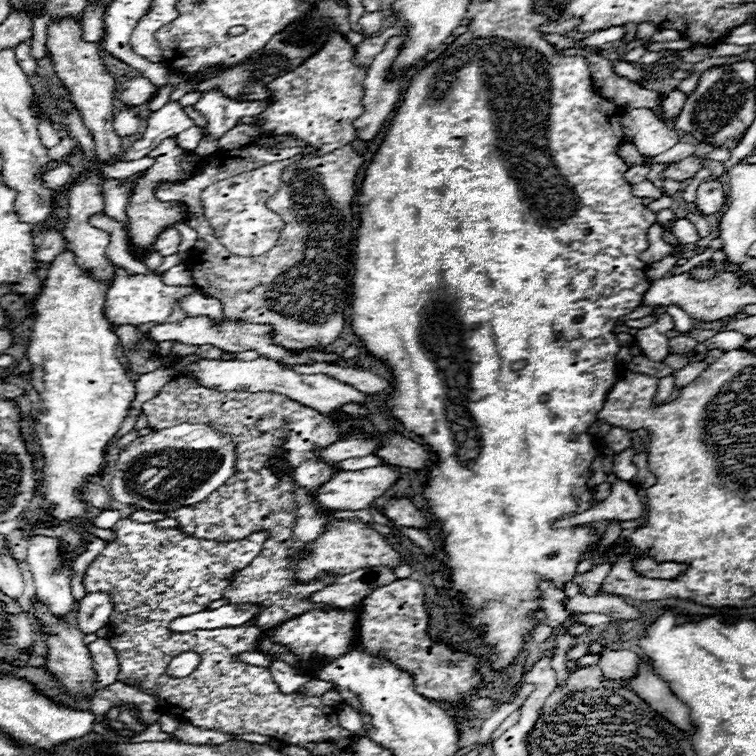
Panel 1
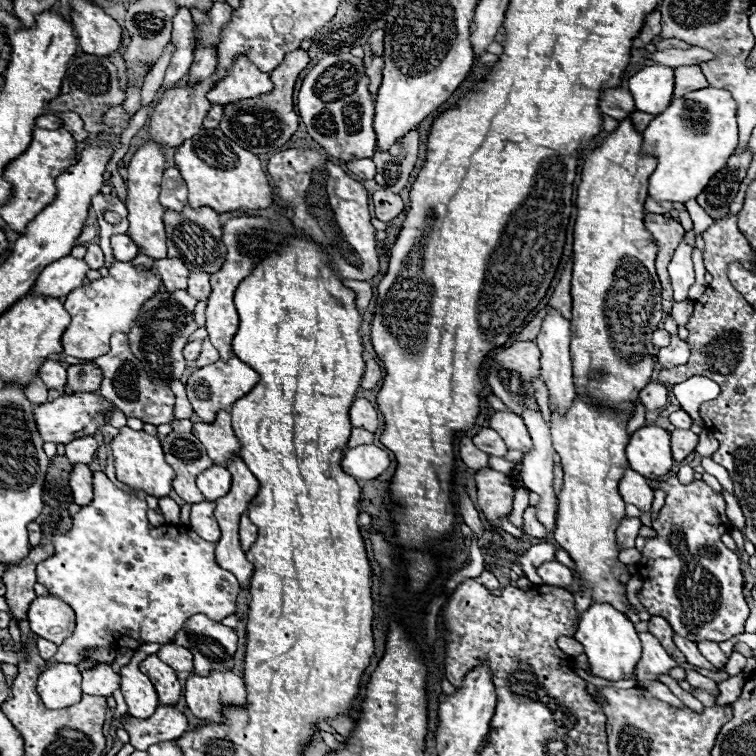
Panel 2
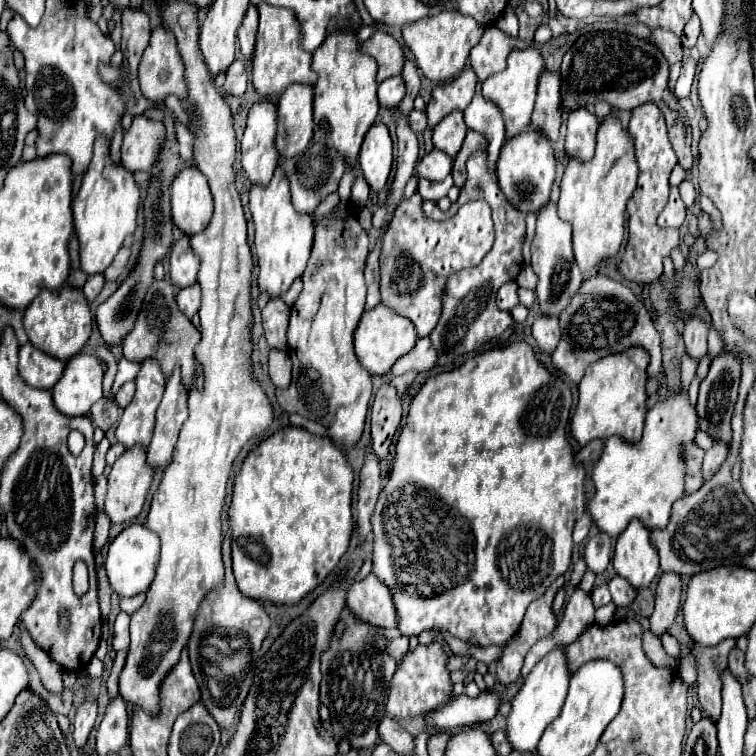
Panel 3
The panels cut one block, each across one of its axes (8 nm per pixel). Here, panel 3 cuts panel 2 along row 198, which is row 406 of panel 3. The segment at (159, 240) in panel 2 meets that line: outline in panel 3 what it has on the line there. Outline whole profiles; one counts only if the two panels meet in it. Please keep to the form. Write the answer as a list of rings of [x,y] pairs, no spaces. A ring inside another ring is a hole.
[[[144,360],[136,376],[136,394],[124,408],[116,428],[116,440],[126,448],[148,446],[154,430],[154,416],[162,400],[166,378],[156,360]]]

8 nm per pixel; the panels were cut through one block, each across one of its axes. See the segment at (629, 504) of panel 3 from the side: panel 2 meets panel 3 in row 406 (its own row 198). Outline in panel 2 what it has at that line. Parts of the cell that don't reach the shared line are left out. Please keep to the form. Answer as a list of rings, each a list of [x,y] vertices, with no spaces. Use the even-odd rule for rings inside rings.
[[[702,88],[672,100],[672,104],[656,116],[644,130],[644,154],[658,156],[658,166],[650,176],[650,198],[656,202],[688,202],[696,198],[710,182],[710,178],[724,168],[728,156],[738,144],[736,124],[738,104],[728,90]]]

